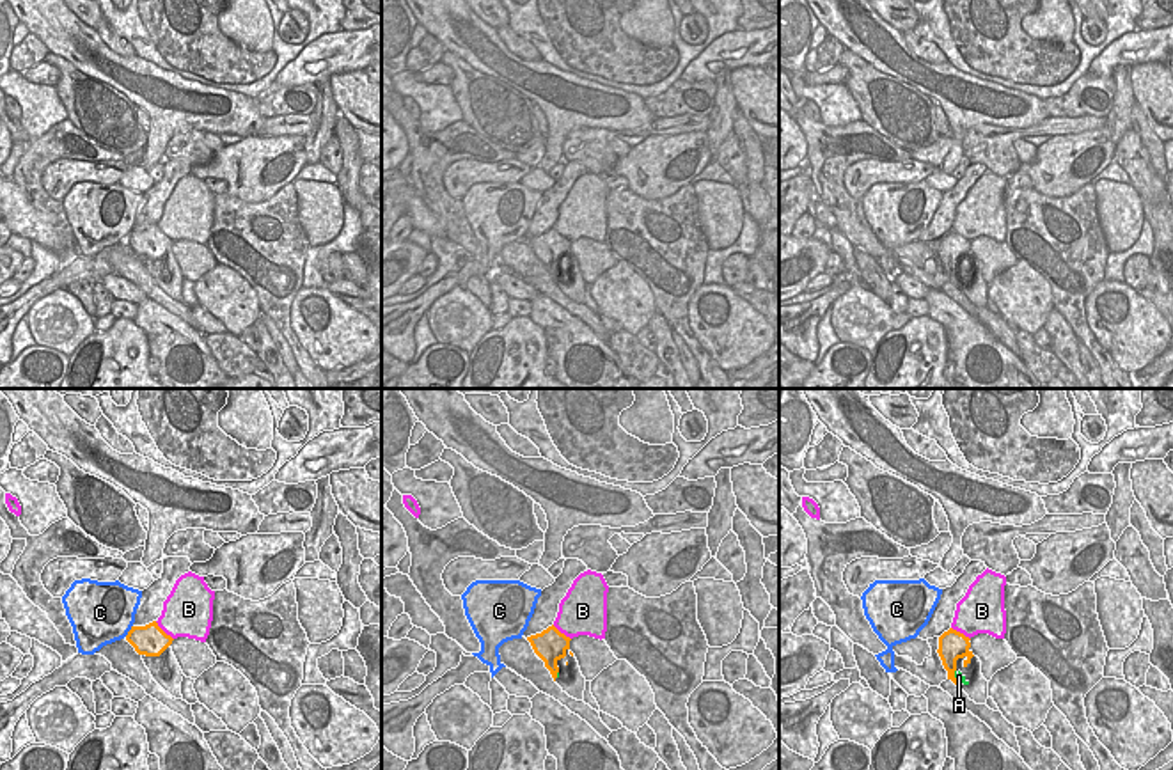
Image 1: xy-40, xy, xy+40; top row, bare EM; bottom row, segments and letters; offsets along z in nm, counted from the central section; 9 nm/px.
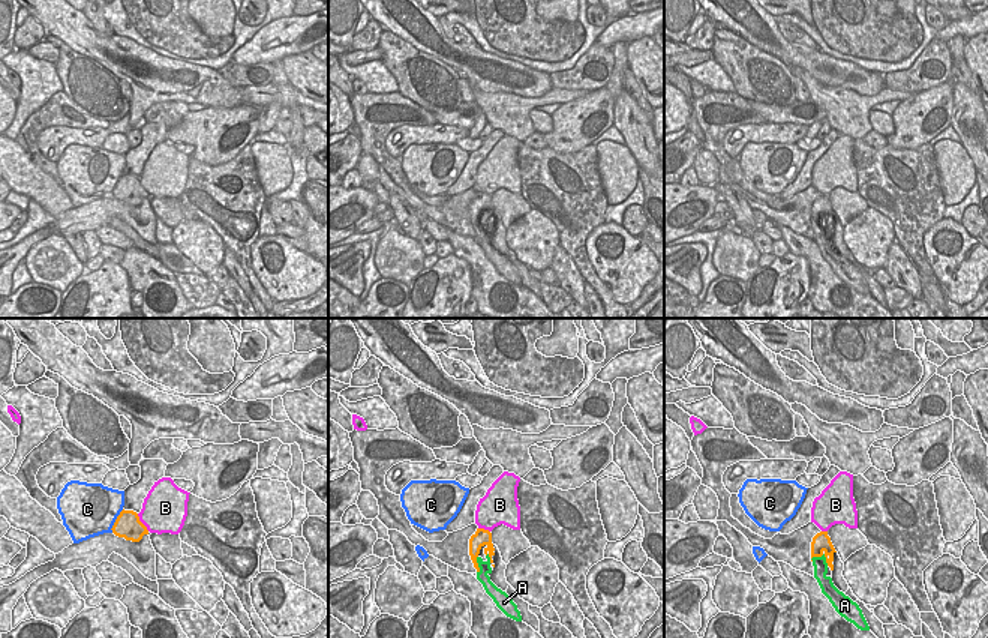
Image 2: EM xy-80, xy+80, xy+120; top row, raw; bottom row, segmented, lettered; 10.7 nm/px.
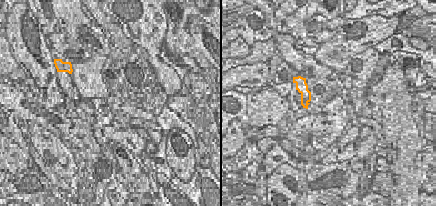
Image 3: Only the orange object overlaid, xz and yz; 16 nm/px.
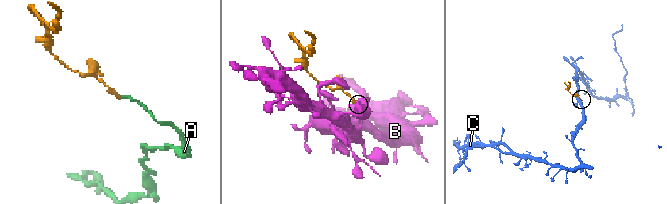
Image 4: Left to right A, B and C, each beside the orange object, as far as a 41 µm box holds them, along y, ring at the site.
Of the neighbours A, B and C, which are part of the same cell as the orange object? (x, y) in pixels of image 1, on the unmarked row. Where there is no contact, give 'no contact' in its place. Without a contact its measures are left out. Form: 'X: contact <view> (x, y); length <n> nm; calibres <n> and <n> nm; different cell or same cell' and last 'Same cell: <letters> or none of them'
A: contact xy+40 (953, 279); length 130 nm; calibres 220 and 70 nm; same cell
B: contact xy-40 (162, 233); length 240 nm; calibres 280 and 400 nm; different cell
C: contact xy-40 (130, 233); length 130 nm; calibres 280 and 480 nm; different cell
Same cell: A

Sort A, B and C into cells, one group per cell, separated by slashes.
A / B / C

